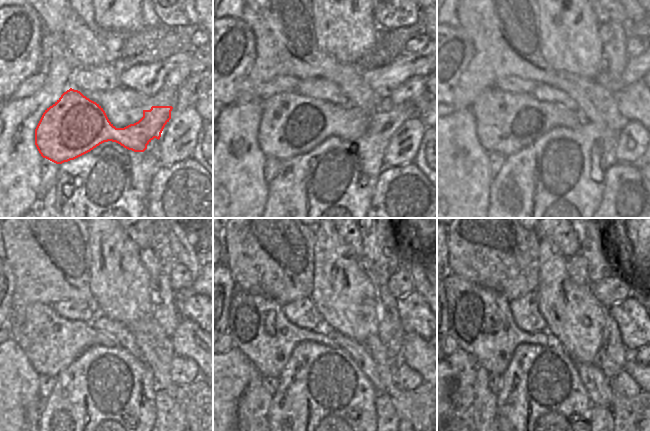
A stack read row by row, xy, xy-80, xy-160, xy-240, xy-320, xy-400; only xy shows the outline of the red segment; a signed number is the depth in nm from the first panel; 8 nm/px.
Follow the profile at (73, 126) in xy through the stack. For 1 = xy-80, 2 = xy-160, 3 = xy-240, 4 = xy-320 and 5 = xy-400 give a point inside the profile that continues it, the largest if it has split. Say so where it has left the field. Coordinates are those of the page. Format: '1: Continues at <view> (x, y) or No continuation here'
1: Continues at xy-80 (291, 124)
2: Continues at xy-160 (506, 123)
3: Continues at xy-240 (51, 343)
4: Continues at xy-320 (258, 327)
5: Continues at xy-400 (480, 321)

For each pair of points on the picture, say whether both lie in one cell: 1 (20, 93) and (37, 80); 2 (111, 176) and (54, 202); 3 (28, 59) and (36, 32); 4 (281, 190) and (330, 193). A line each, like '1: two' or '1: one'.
1: one
2: one
3: one
4: one

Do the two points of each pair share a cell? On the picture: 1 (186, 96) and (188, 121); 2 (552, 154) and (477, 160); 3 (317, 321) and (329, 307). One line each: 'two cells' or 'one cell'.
1: two cells
2: two cells
3: two cells

